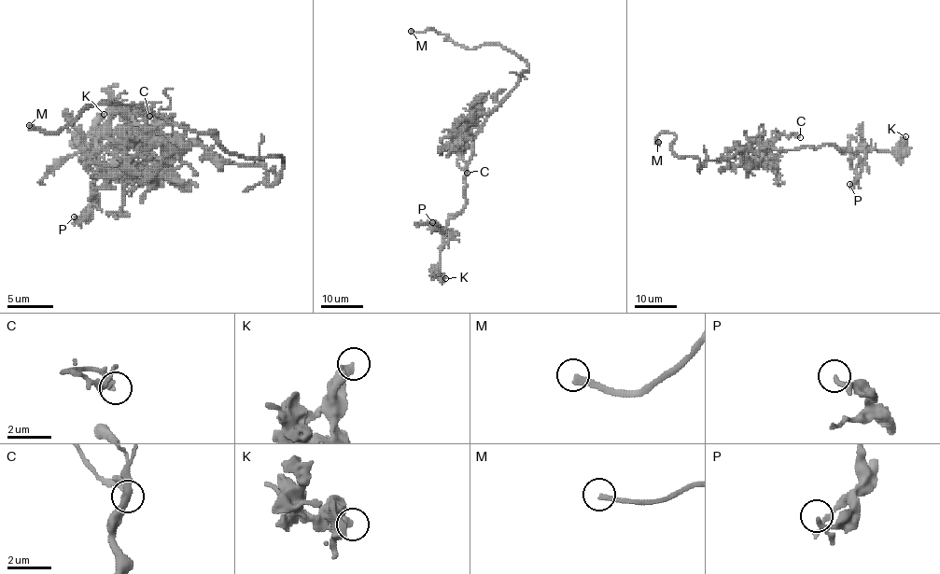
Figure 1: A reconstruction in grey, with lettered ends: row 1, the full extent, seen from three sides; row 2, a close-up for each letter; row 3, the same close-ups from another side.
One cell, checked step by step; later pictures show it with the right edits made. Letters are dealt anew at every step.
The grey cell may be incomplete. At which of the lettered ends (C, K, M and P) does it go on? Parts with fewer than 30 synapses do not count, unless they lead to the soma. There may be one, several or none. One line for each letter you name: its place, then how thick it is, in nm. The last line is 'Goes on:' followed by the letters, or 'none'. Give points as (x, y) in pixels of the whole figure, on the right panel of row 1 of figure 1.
M: (658, 142) | 280 nm
Goes on: M

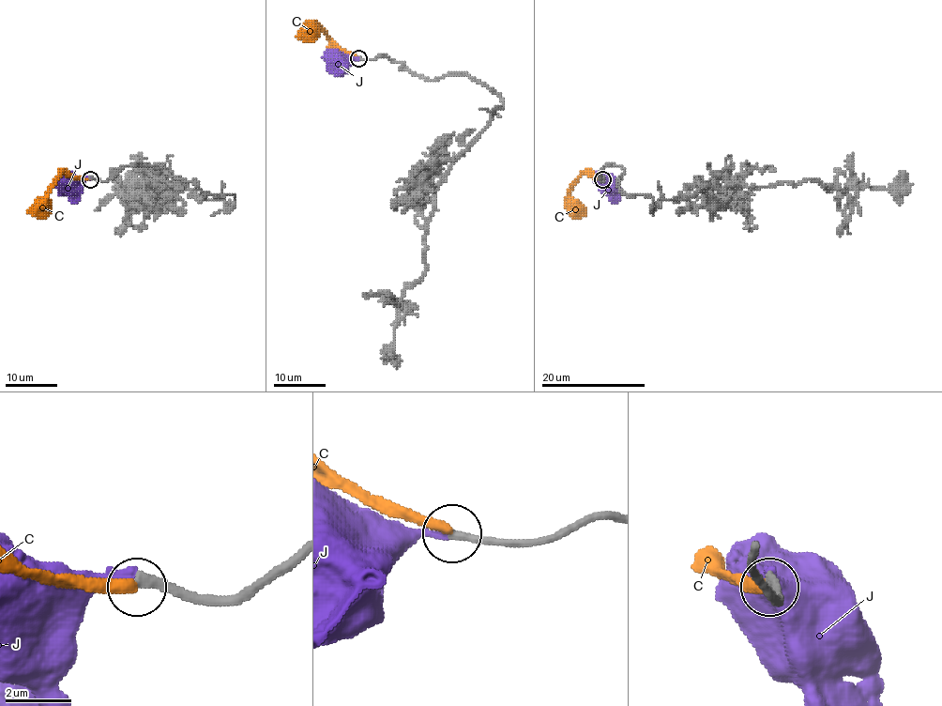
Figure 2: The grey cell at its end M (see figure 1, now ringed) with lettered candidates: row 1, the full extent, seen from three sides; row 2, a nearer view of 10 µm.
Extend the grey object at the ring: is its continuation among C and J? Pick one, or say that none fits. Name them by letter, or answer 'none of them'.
C

